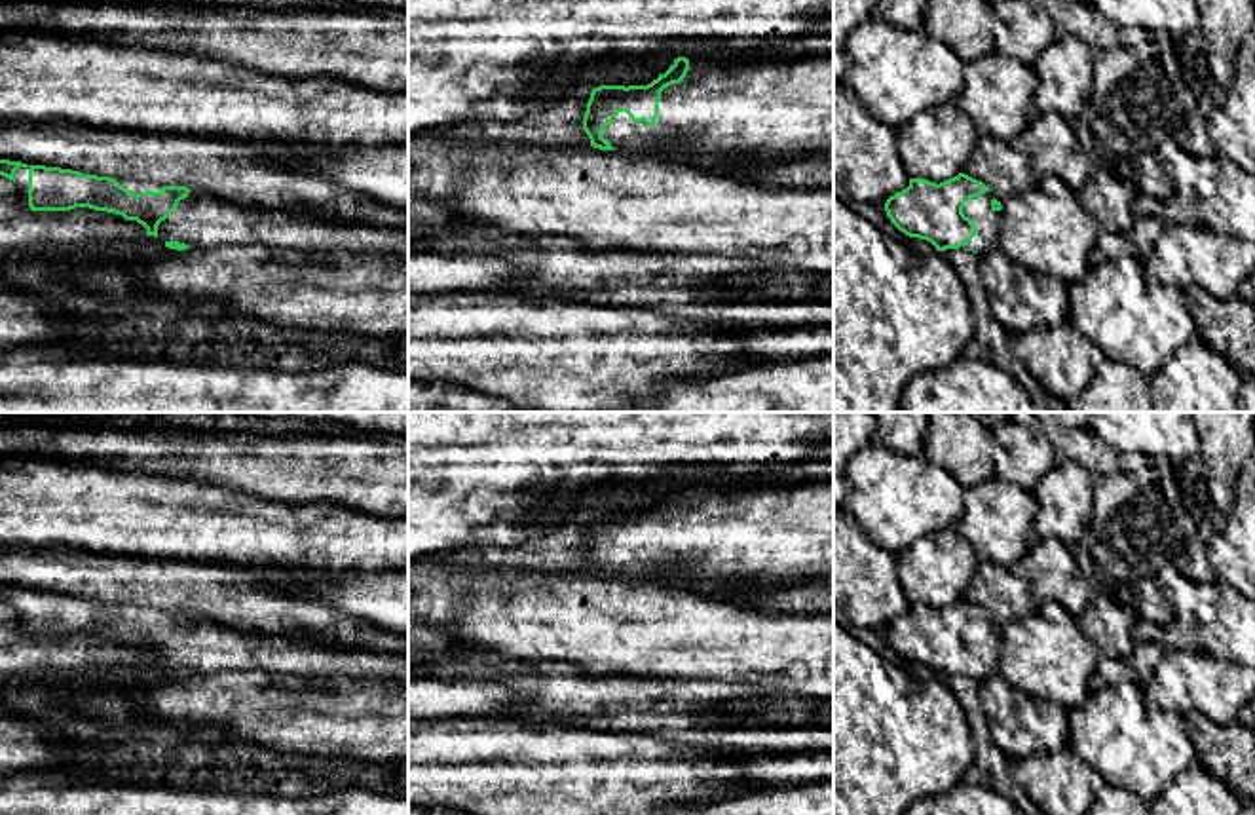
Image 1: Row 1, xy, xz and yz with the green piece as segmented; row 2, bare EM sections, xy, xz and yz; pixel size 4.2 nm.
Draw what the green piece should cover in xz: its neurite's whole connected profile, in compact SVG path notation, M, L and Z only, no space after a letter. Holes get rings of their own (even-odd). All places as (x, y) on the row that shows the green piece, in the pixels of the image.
M678 57L665 74L659 74L647 85L600 85L594 87L587 103L583 129L590 139L590 146L600 150L615 150L602 131L613 122L619 112L627 112L632 122L655 125L659 116L661 91L672 84L684 82L689 70L689 59Z

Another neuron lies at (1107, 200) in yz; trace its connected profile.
M1094 165L1086 184L1078 192L1078 201L1099 224L1101 232L1130 236L1135 220L1132 211L1135 196L1137 190L1132 184Z

